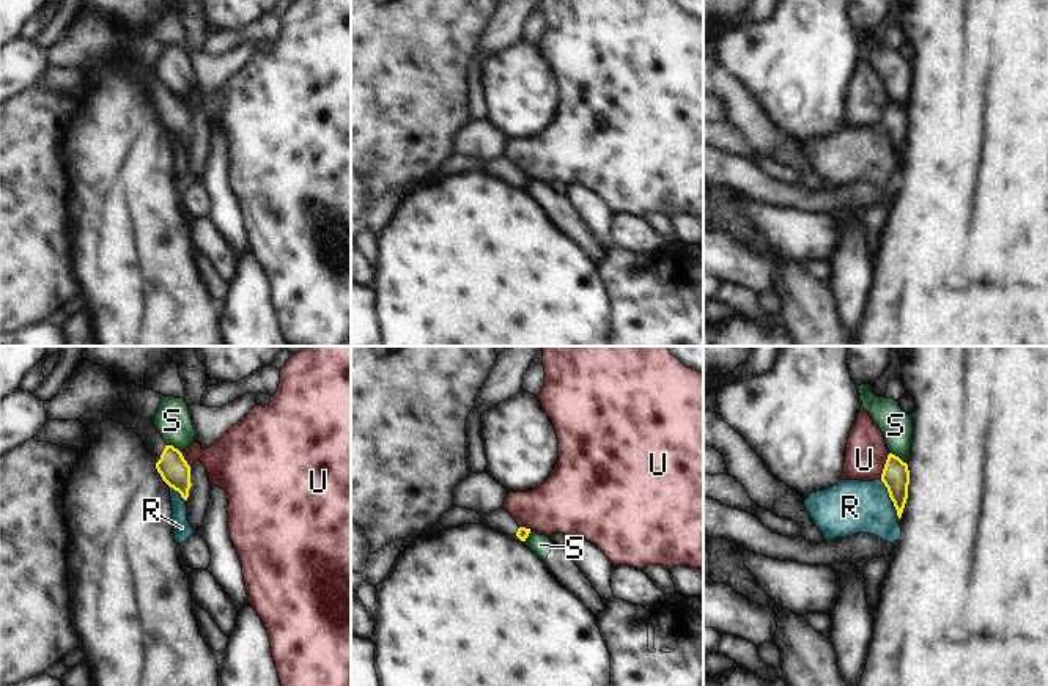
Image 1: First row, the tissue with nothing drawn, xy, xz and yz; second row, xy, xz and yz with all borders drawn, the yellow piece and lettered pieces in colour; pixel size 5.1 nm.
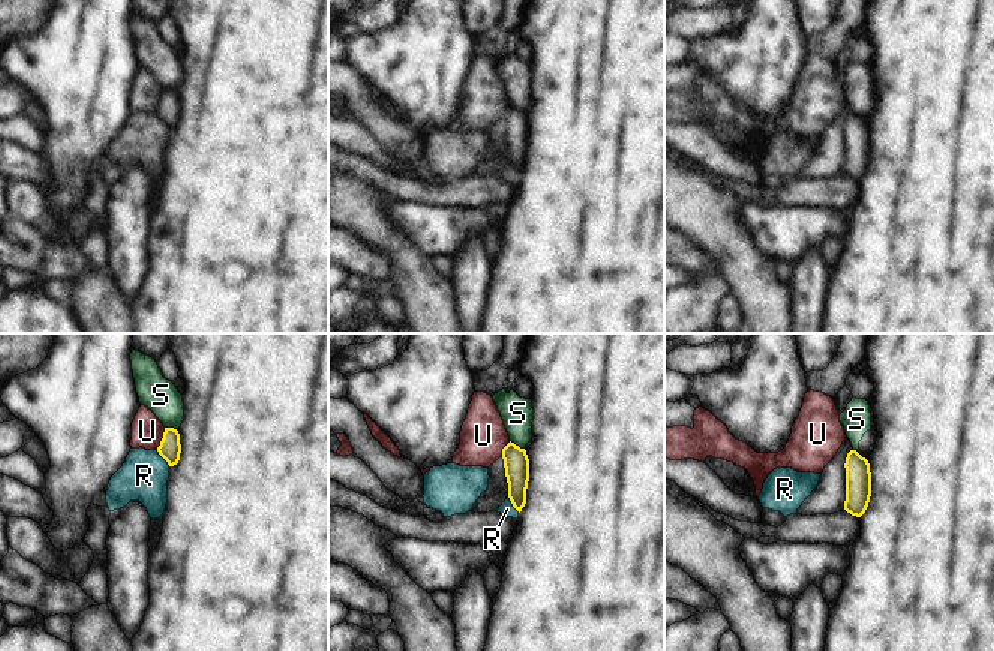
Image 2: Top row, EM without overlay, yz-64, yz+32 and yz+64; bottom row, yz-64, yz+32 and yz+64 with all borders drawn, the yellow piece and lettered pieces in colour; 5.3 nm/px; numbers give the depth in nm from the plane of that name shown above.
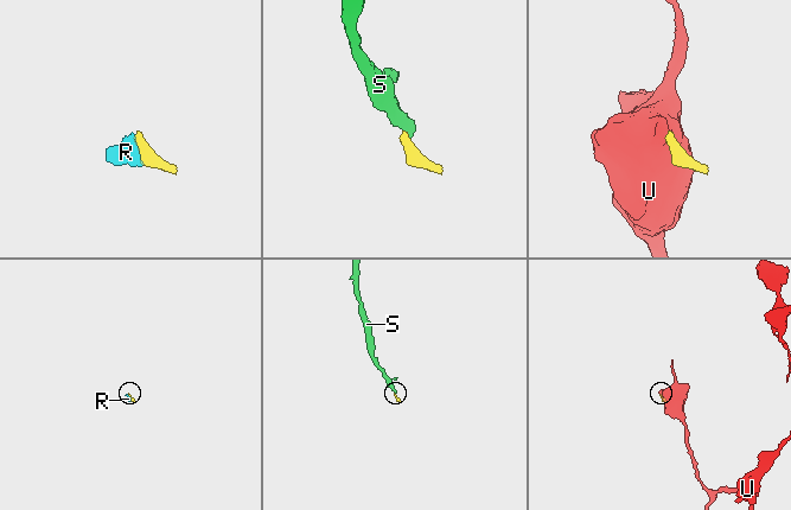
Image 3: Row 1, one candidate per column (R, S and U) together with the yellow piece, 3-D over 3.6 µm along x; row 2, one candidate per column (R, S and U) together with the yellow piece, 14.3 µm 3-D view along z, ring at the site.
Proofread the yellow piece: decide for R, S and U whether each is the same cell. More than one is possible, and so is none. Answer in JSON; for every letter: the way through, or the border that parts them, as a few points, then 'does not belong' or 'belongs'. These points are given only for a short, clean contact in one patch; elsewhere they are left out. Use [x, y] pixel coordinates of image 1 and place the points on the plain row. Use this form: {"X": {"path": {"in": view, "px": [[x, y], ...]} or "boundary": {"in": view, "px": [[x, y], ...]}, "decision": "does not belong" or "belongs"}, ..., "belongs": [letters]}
{"R": {"boundary": {"in": "yz", "px": [[880, 128], [899, 165]]}, "decision": "does not belong"}, "S": {"boundary": {"in": "yz", "px": [[889, 99], [907, 112]]}, "decision": "does not belong"}, "U": {"boundary": {"in": "yz", "px": [[889, 101], [880, 126]]}, "decision": "does not belong"}, "belongs": []}

